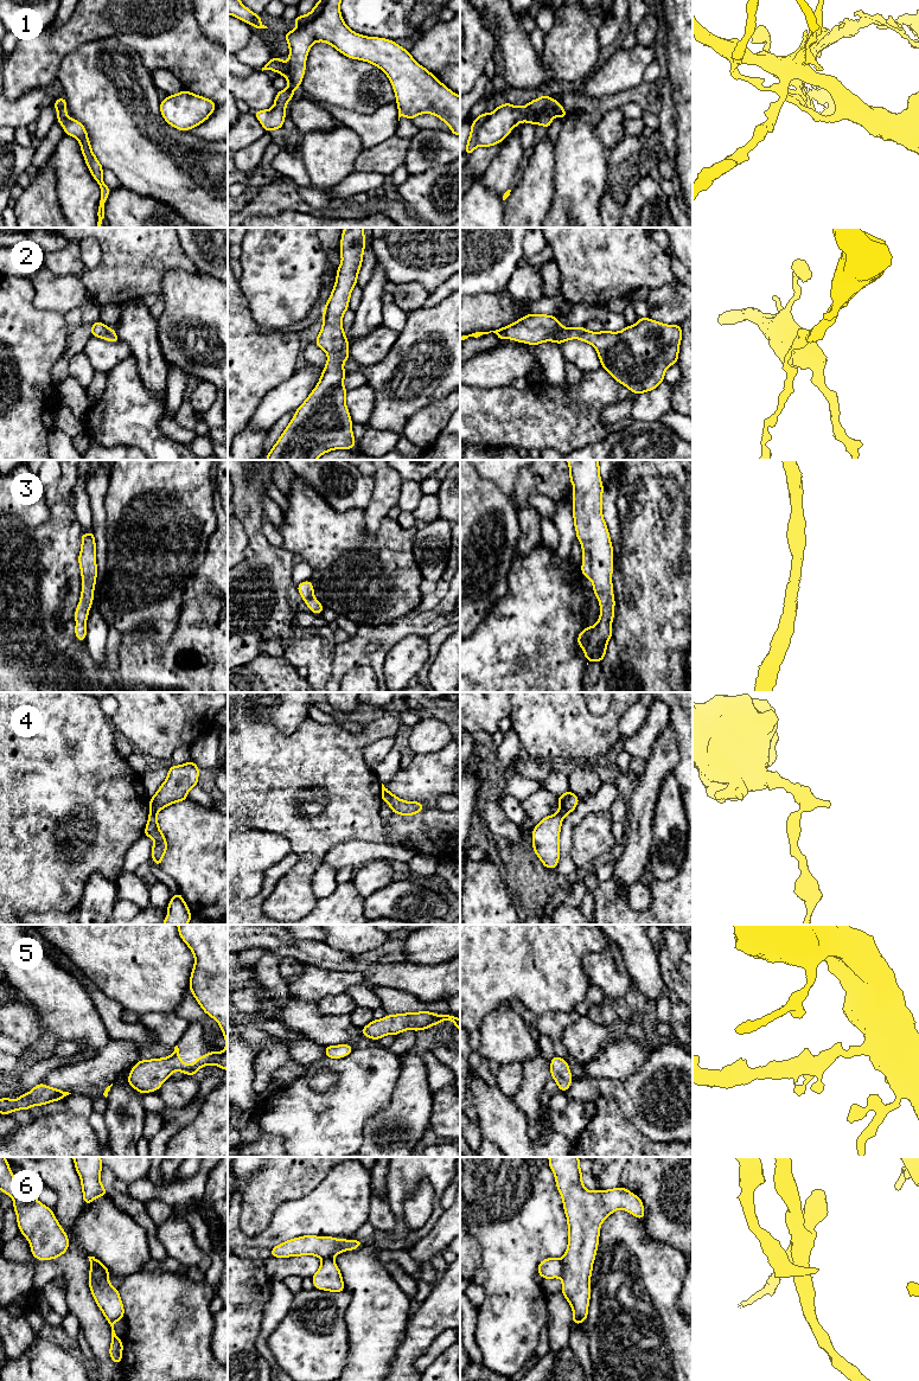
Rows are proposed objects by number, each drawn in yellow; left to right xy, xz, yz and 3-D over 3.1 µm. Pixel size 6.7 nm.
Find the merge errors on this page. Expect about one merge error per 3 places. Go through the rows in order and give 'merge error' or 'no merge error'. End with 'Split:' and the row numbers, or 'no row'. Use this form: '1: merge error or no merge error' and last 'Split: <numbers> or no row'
1: no merge error
2: no merge error
3: no merge error
4: merge error
5: no merge error
6: merge error
Split: 4, 6

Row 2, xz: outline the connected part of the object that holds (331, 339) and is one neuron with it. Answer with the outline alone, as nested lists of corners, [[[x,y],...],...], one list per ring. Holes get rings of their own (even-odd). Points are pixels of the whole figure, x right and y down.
[[[345,228],[340,239],[342,263],[324,307],[321,331],[314,341],[327,353],[327,363],[318,384],[295,410],[266,460],[317,460],[327,452],[356,446],[345,402],[347,389],[343,385],[347,376],[343,364],[351,357],[343,315],[357,284],[364,250],[364,228]]]

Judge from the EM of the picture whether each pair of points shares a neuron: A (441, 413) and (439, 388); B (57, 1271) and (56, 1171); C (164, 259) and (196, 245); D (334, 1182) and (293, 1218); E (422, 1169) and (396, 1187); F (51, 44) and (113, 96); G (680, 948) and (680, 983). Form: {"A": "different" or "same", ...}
{"A": "different", "B": "same", "C": "different", "D": "same", "E": "same", "F": "different", "G": "same"}

